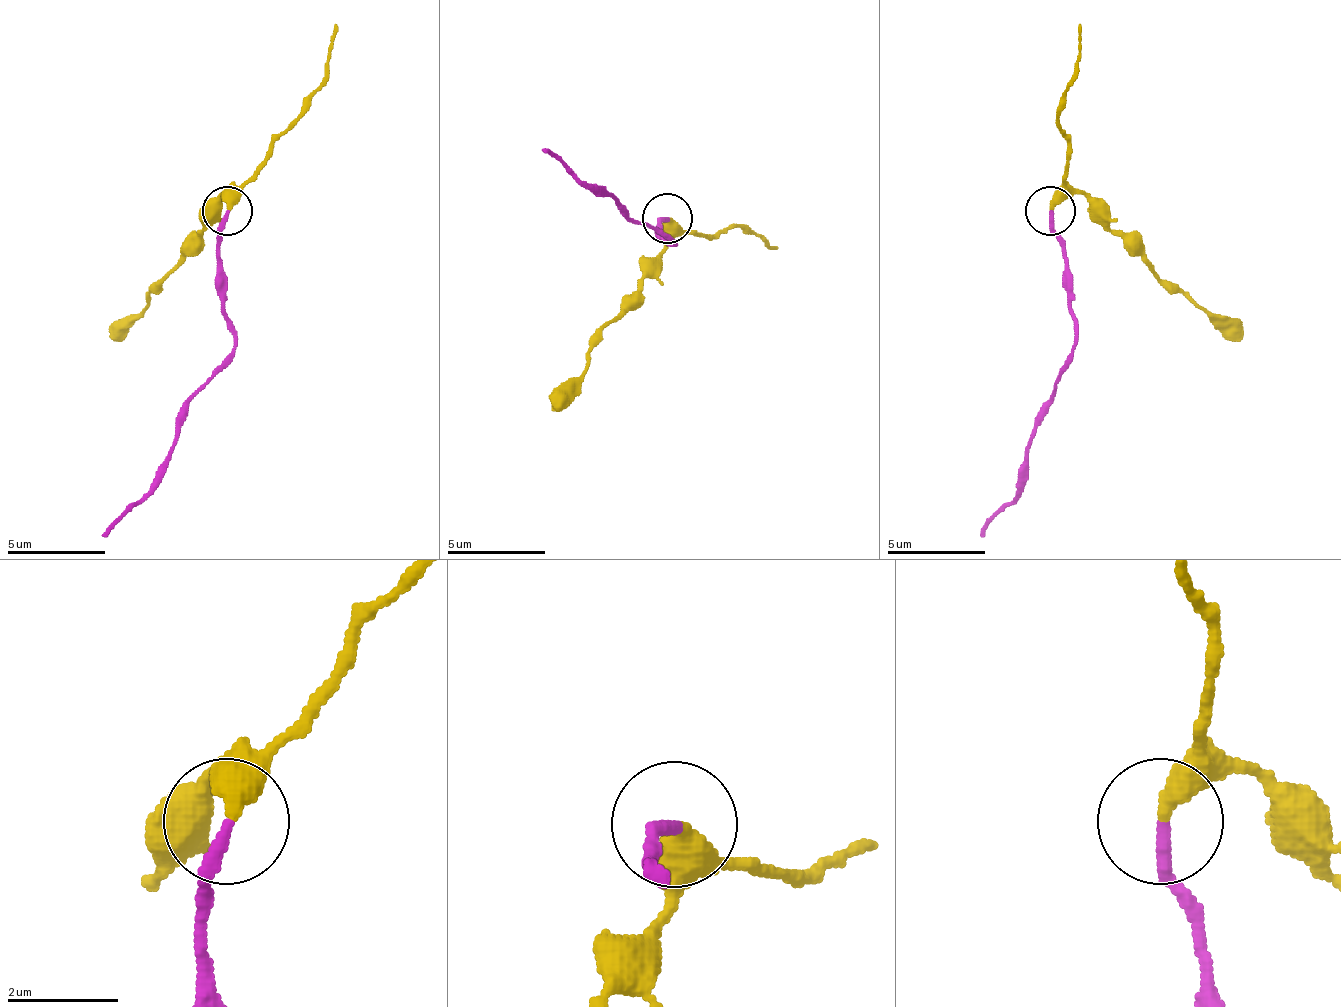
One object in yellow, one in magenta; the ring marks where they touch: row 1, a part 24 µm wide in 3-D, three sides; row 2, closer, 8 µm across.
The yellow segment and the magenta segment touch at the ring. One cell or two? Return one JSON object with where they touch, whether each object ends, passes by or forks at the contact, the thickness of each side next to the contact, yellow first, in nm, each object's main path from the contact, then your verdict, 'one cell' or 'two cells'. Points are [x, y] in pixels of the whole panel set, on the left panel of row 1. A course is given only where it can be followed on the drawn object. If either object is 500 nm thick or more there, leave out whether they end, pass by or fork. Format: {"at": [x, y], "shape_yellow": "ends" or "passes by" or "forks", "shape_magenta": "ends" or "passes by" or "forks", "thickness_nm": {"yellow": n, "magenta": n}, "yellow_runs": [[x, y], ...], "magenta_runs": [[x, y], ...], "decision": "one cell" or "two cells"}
{"at": [227, 211], "shape_yellow": "ends", "shape_magenta": "ends", "thickness_nm": {"yellow": 460, "magenta": 240}, "yellow_runs": [[228, 209], [223, 195], [218, 214], [154, 283], [140, 313], [115, 337]], "magenta_runs": [[228, 209], [218, 244], [233, 347], [189, 401], [154, 485], [100, 534]], "decision": "one cell"}

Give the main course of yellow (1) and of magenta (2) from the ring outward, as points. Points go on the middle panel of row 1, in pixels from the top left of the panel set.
1: (668, 219), (658, 268), (594, 337), (580, 387), (555, 411)
2: (668, 219), (658, 229), (673, 244), (629, 214), (609, 195), (594, 195), (540, 150)

